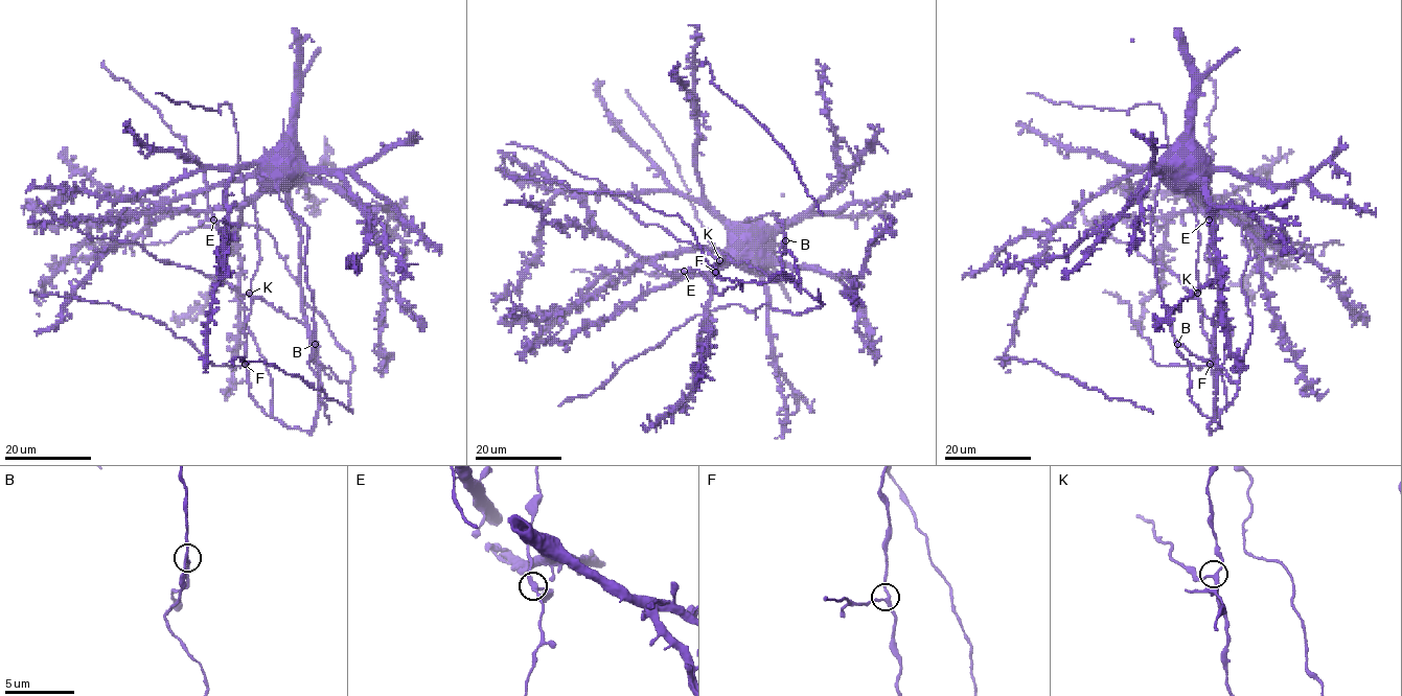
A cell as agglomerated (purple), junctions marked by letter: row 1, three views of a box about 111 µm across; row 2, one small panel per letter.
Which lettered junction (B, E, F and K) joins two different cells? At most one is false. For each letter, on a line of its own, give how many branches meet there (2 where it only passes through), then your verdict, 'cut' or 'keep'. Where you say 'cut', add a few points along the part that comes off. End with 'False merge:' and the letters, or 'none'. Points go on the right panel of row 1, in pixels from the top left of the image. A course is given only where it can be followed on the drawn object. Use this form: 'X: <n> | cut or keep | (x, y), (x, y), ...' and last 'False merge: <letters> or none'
B: 3 | cut | (1177, 345), (1239, 381), (1251, 326), (1241, 285), (1249, 258), (1243, 226), (1276, 227), (1312, 248), (1342, 245)
E: 3 | keep
F: 3 | keep
K: 3 | keep
False merge: B

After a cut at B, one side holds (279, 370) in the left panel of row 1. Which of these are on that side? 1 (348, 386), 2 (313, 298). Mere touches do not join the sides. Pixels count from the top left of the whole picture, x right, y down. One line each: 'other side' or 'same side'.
1: other side
2: same side

